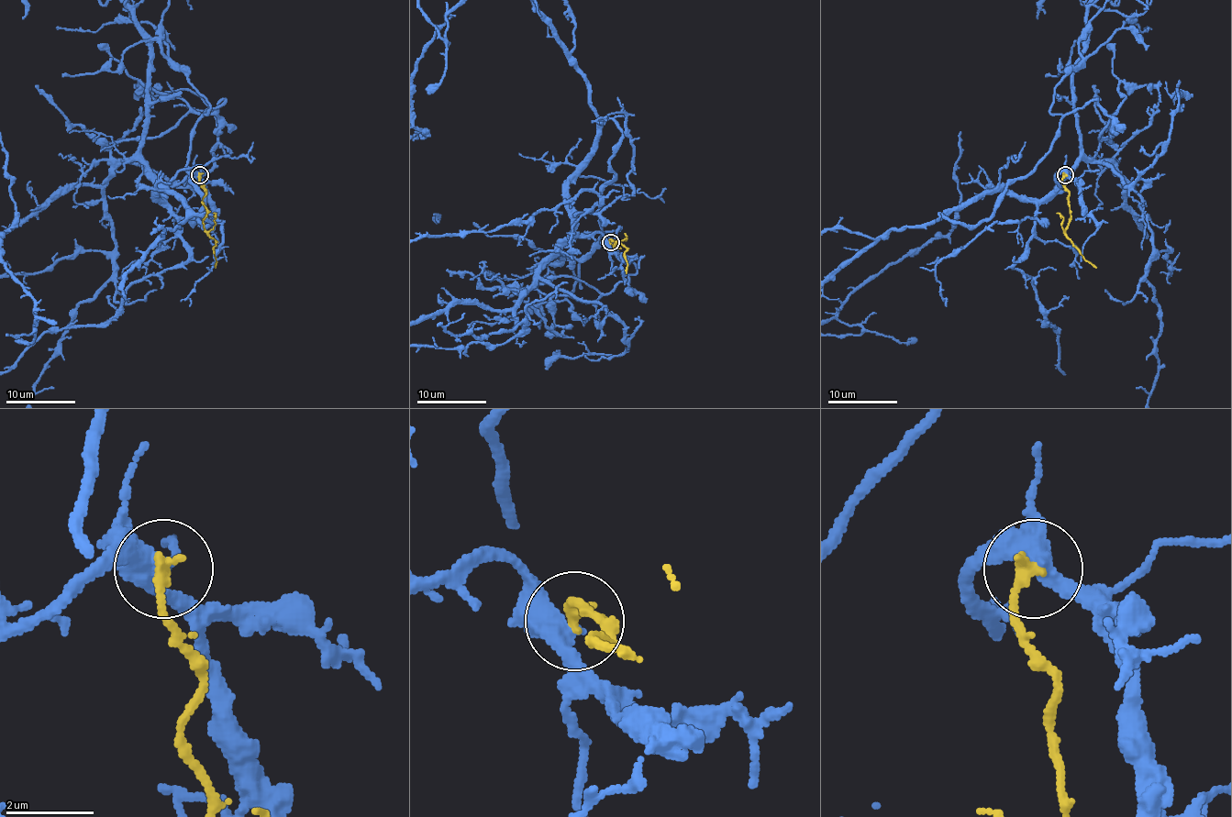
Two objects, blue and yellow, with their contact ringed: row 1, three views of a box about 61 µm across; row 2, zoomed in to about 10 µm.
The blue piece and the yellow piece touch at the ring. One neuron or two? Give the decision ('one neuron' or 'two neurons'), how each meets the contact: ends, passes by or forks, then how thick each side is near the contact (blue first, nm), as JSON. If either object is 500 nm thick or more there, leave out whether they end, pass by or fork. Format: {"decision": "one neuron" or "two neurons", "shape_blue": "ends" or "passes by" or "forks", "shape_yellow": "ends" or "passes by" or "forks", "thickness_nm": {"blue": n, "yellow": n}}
{"decision": "two neurons", "shape_blue": "passes by", "shape_yellow": "ends", "thickness_nm": {"blue": 480, "yellow": 280}}

